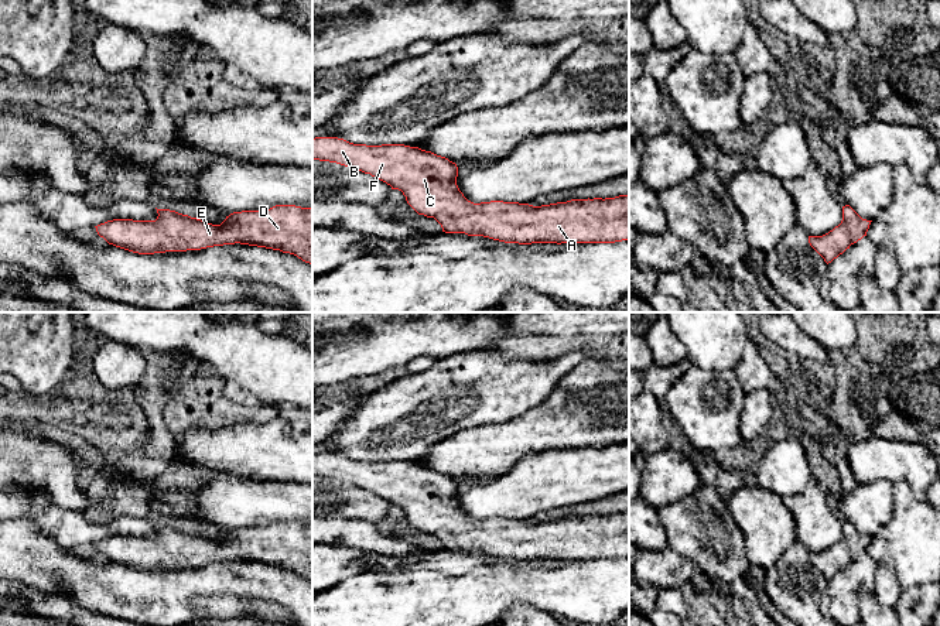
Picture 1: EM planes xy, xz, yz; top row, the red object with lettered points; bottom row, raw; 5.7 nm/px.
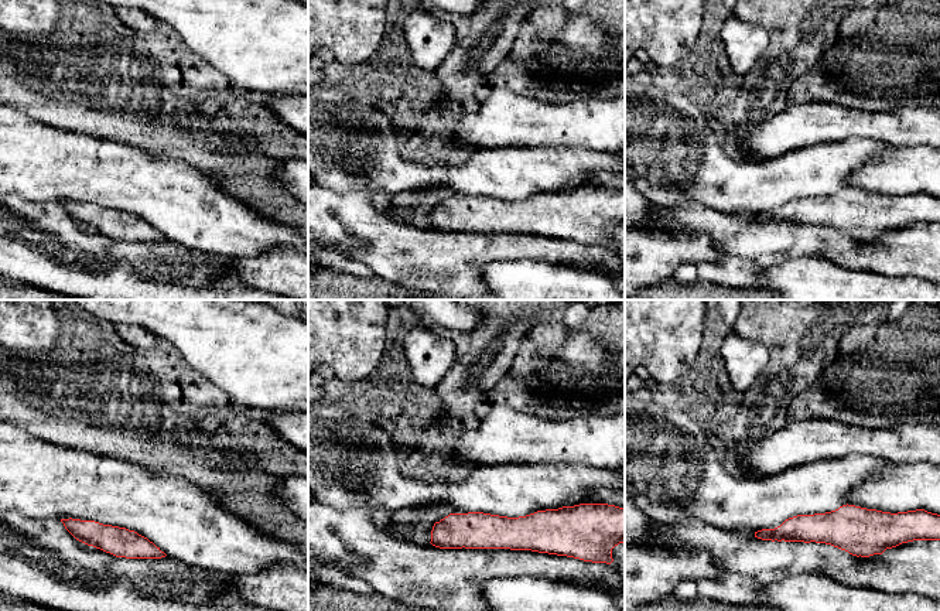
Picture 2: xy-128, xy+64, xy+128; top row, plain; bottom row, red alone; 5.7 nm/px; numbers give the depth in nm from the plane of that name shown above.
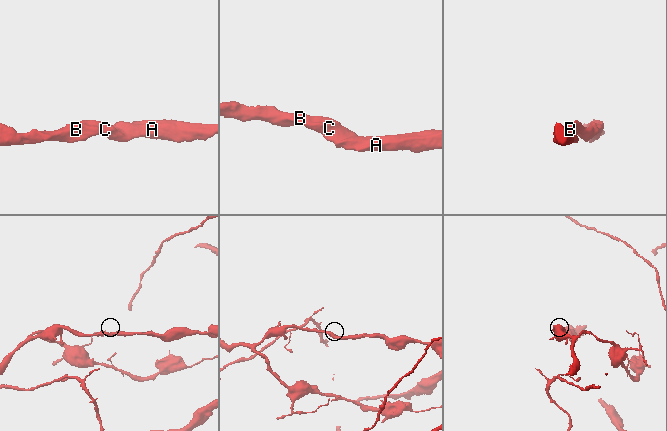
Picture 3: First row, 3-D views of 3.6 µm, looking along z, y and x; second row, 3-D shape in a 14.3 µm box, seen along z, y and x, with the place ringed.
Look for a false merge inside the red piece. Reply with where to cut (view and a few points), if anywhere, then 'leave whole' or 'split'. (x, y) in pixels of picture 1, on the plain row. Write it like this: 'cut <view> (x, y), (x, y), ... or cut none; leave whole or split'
cut none; leave whole

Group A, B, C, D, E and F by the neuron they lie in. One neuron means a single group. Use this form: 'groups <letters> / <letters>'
groups A B C D E F

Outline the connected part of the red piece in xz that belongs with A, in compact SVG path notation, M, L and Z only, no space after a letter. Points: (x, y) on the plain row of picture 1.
M315 454L312 475L359 486L401 507L418 531L434 534L445 550L519 561L629 557L629 512L541 523L503 517L474 520L457 502L457 480L418 463Z

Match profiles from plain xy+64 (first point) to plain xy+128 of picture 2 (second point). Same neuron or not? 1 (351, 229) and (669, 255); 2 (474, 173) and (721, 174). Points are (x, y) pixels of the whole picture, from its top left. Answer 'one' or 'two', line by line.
1: two
2: one

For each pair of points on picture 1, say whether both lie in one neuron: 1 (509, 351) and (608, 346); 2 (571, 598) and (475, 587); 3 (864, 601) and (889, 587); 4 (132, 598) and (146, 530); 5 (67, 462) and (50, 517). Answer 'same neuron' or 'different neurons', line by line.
1: same neuron
2: same neuron
3: different neurons
4: different neurons
5: different neurons

